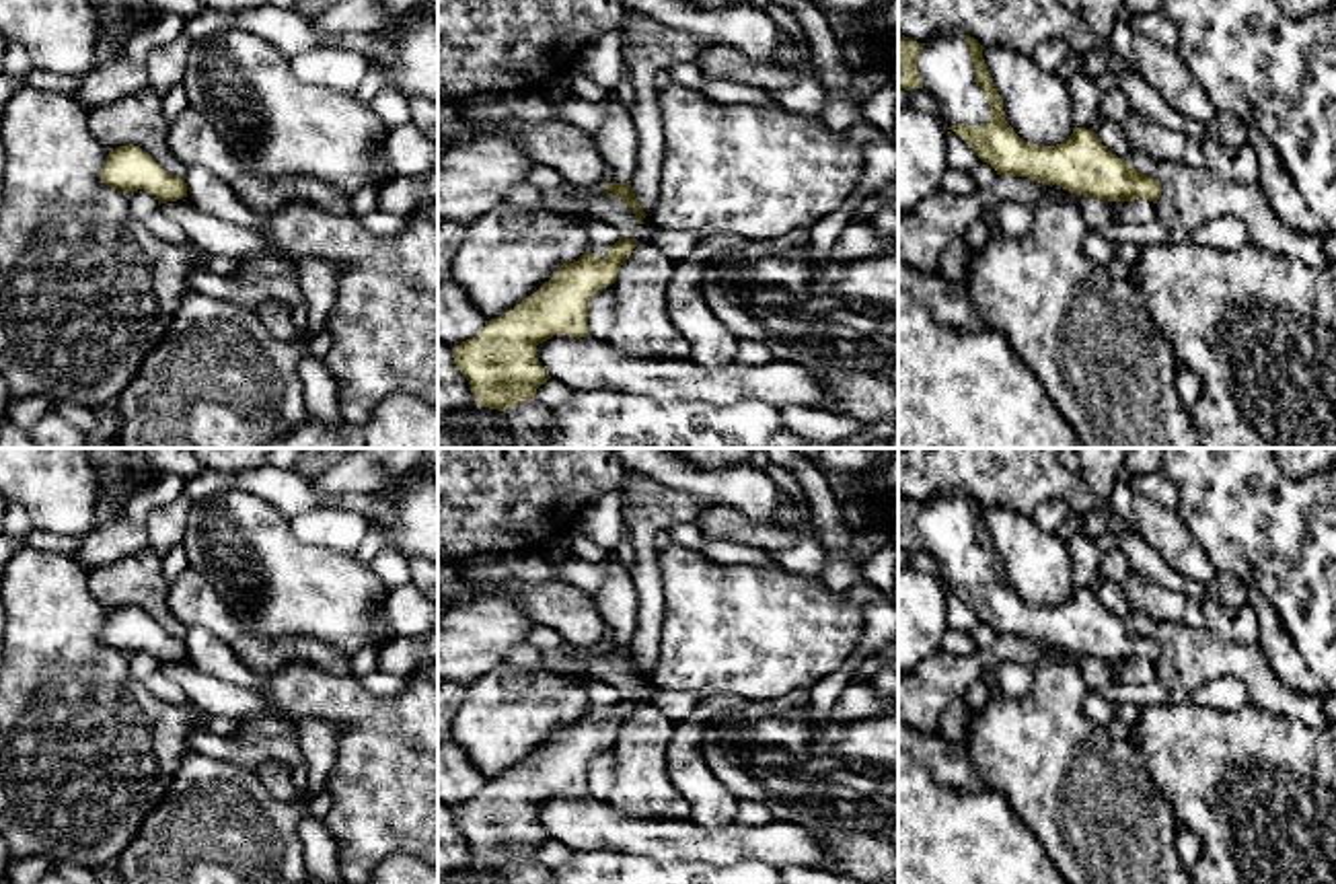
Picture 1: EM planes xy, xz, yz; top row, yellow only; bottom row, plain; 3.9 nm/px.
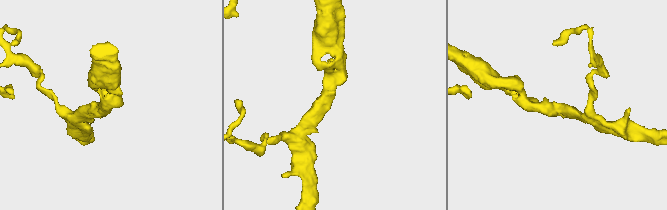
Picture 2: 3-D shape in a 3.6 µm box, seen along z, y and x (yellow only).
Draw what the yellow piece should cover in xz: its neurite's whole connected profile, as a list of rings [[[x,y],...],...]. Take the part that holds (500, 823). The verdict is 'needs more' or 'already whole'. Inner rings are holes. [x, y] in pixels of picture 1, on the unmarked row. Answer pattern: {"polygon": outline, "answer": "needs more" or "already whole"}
{"polygon": [[[619,697],[606,717],[596,717],[588,707],[518,767],[452,808],[454,824],[469,841],[479,868],[506,872],[534,861],[536,849],[551,839],[536,818],[536,806],[553,796],[590,796],[592,757],[617,742],[621,726],[637,705],[637,699]]], "answer": "already whole"}

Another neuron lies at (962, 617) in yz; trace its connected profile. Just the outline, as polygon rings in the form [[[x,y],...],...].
[[[948,590],[945,600],[950,609],[952,629],[970,631],[972,627],[982,623],[976,617],[976,613],[956,592]]]

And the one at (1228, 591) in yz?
[[[1219,572],[1209,584],[1204,584],[1204,598],[1207,602],[1235,609],[1248,604],[1250,588],[1233,574]]]

